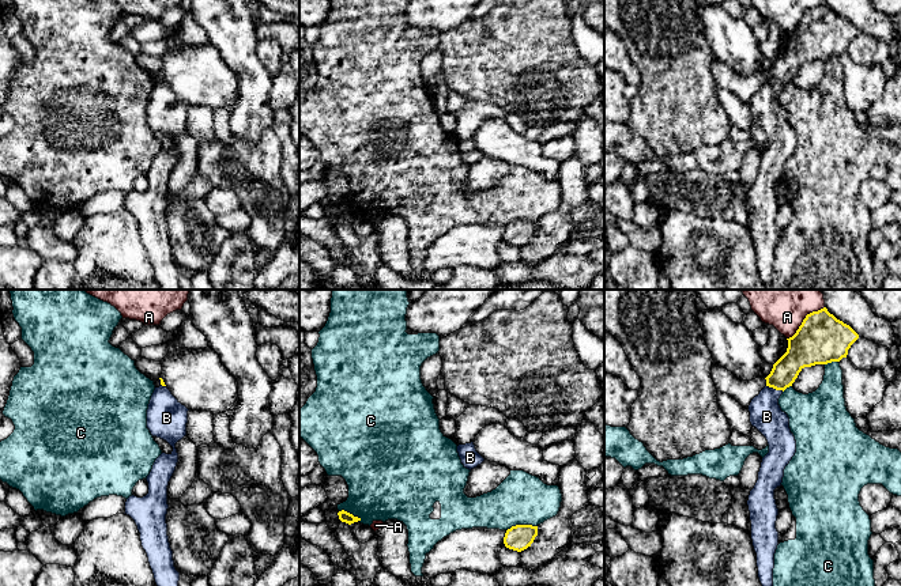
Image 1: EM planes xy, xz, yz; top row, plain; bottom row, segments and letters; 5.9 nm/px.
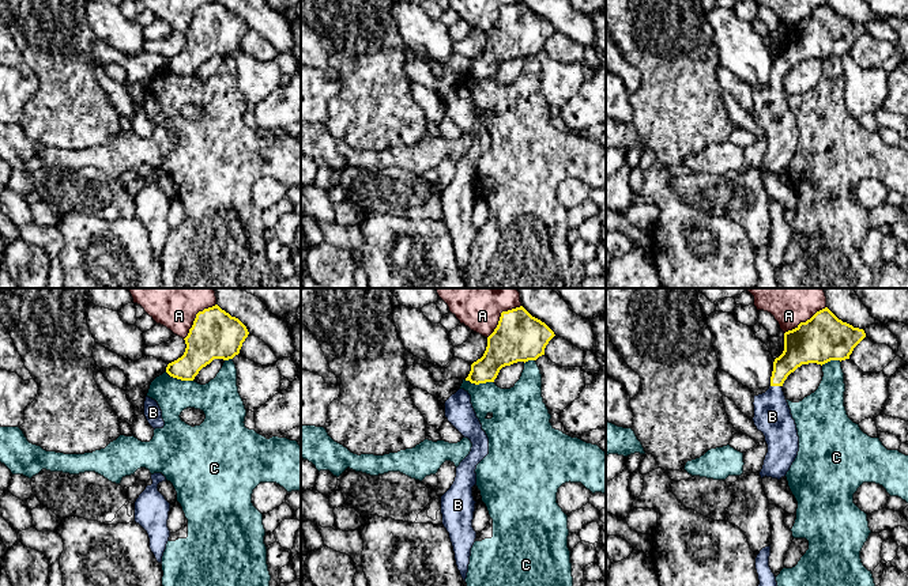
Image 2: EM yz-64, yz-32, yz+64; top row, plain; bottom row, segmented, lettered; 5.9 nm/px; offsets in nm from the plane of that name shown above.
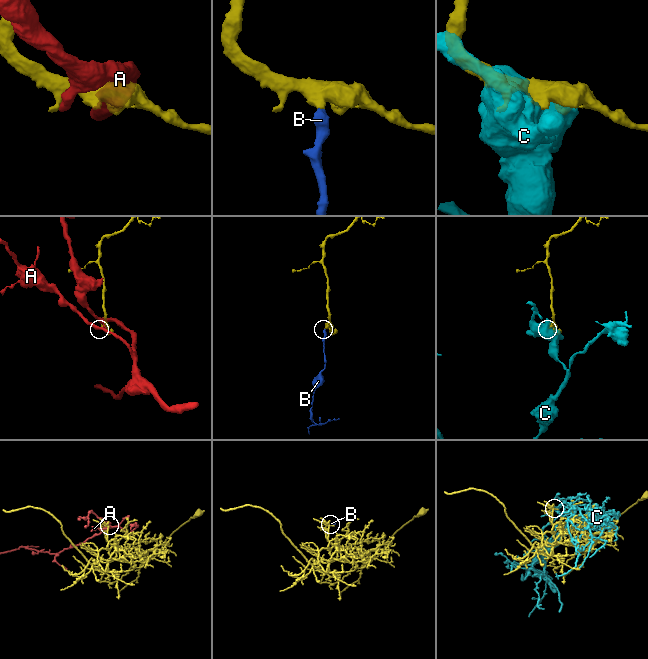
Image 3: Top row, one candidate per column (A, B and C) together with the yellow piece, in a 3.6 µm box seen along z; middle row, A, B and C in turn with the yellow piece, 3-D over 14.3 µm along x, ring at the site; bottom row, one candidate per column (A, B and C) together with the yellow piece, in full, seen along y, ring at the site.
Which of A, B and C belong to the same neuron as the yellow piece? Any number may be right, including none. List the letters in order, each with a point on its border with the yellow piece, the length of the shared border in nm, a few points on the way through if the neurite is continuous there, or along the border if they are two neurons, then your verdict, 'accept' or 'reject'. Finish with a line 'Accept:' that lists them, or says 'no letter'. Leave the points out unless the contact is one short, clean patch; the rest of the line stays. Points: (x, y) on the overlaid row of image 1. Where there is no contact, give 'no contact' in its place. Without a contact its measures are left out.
A: contact yz (803, 320); length 300 nm; reject
B: contact yz (775, 388); length 110 nm; way yz (799, 354), (775, 388), (766, 401), (766, 416); accept
C: contact xz (521, 525); length 190 nm; reject
Accept: B

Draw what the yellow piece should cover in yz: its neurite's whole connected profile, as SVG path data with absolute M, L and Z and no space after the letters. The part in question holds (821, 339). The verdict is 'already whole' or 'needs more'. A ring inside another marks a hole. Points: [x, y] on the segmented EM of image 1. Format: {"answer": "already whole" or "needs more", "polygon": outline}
{"answer": "needs more", "polygon": "M826 307L807 314L796 333L787 339L787 352L773 364L765 378L766 386L749 405L751 426L769 445L769 453L762 458L758 480L747 500L762 586L773 586L774 553L779 545L774 489L781 485L784 469L796 453L789 417L781 411L779 398L804 367L840 362L847 358L848 349L857 339L859 334Z"}

